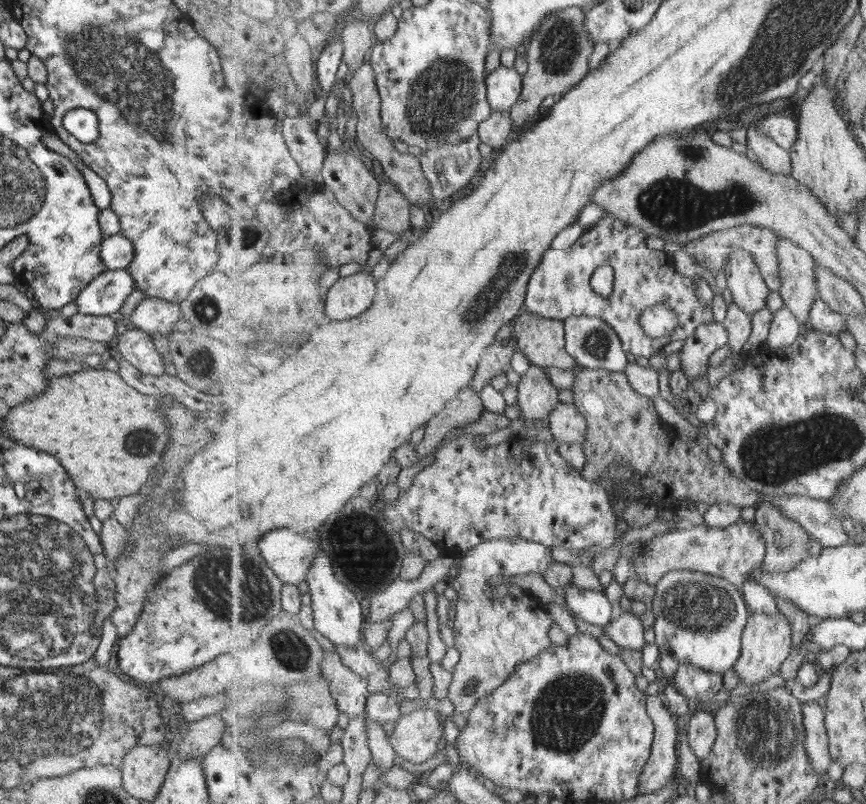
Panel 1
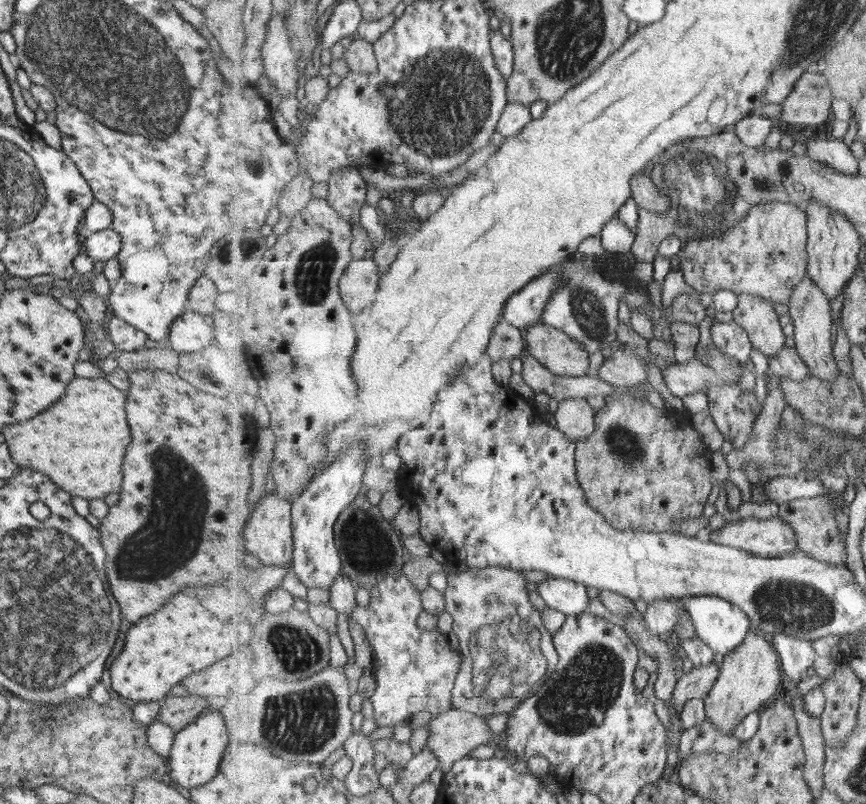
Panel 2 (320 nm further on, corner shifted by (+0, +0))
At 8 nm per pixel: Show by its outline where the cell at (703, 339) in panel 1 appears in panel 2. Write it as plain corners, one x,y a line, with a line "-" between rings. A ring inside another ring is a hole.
735,320
729,323
713,323
711,338
718,349
737,357
742,363
751,360
754,344
748,332

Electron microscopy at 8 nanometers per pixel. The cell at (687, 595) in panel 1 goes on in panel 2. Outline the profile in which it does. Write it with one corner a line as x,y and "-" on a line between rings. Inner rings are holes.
691,596
685,599
697,636
701,637
714,652
722,656
728,655
741,646
753,628
748,614
727,599
718,596

